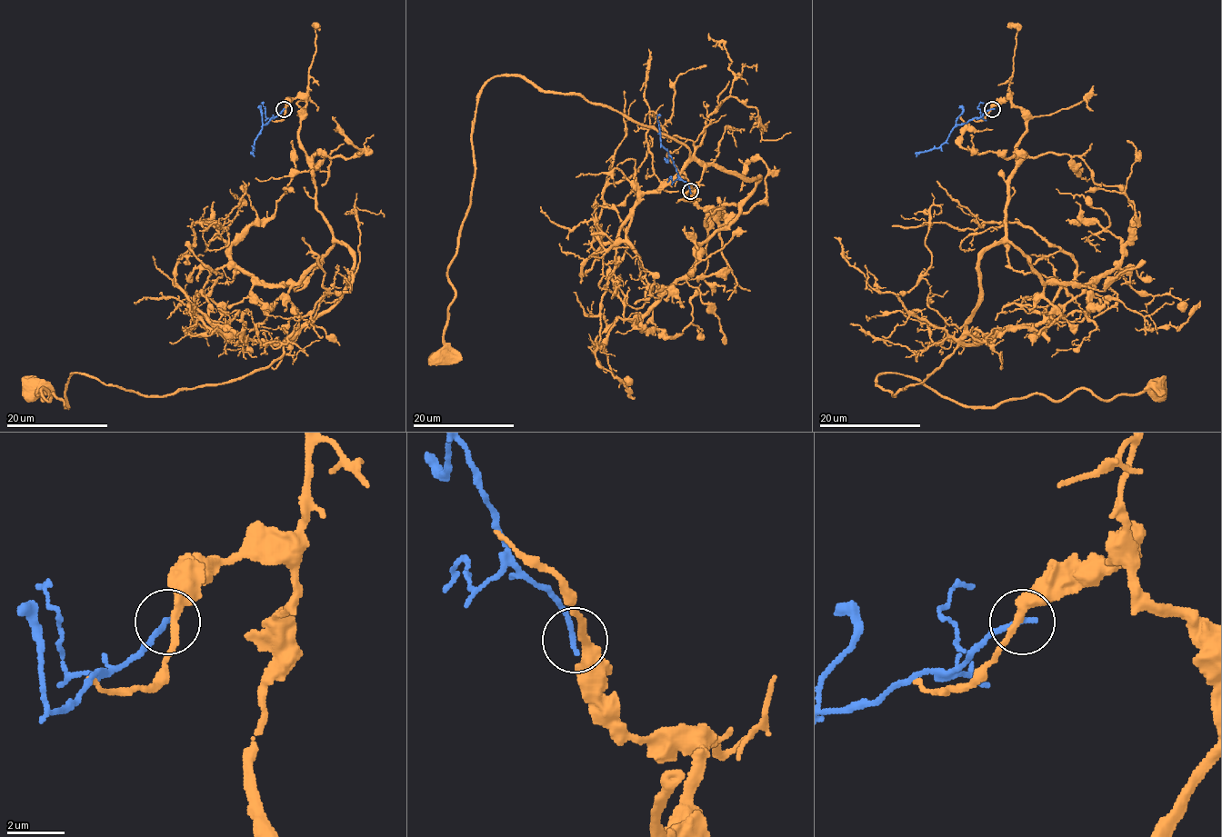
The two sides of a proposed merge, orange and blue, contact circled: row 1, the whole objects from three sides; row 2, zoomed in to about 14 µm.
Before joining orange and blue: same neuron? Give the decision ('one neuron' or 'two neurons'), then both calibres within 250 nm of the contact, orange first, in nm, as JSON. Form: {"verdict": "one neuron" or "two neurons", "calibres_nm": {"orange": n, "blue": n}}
{"verdict": "two neurons", "calibres_nm": {"orange": 280, "blue": 200}}

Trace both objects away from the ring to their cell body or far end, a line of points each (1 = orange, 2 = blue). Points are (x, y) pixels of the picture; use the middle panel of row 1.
1: (691, 191), (713, 211), (706, 225), (760, 178), (701, 165), (674, 137), (572, 93), (492, 78), (432, 364)
2: (690, 191), (661, 144), (656, 117), (661, 114)

